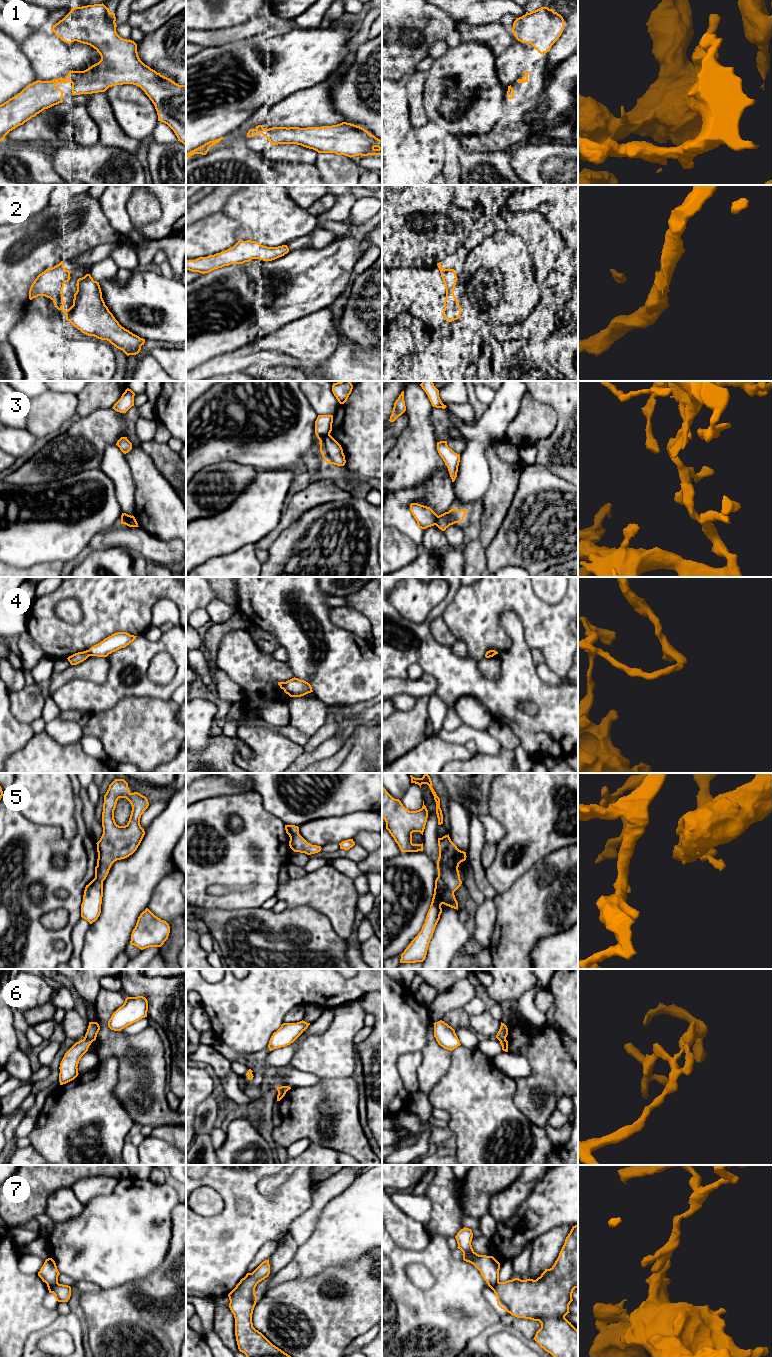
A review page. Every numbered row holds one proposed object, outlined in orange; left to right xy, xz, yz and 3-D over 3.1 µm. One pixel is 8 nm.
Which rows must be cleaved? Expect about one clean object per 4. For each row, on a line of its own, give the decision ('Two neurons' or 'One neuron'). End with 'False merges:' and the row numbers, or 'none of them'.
1: One neuron
2: One neuron
3: Two neurons
4: Two neurons
5: Two neurons
6: Two neurons
7: Two neurons
False merges: 3, 4, 5, 6, 7

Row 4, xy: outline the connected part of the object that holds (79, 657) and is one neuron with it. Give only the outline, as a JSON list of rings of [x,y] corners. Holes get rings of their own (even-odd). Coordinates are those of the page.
[[[86,650],[83,652],[75,653],[73,655],[69,656],[67,659],[71,665],[77,665],[77,664],[83,662],[84,660],[86,660],[89,656],[90,656],[90,653],[88,652],[88,650]]]

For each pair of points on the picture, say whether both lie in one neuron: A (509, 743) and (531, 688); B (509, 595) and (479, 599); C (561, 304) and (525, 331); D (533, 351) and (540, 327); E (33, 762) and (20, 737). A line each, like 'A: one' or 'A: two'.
A: two
B: one
C: one
D: two
E: two

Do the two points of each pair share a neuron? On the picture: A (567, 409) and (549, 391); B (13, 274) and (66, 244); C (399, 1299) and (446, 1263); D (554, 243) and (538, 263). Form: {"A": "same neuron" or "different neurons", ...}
{"A": "same neuron", "B": "same neuron", "C": "same neuron", "D": "same neuron"}

